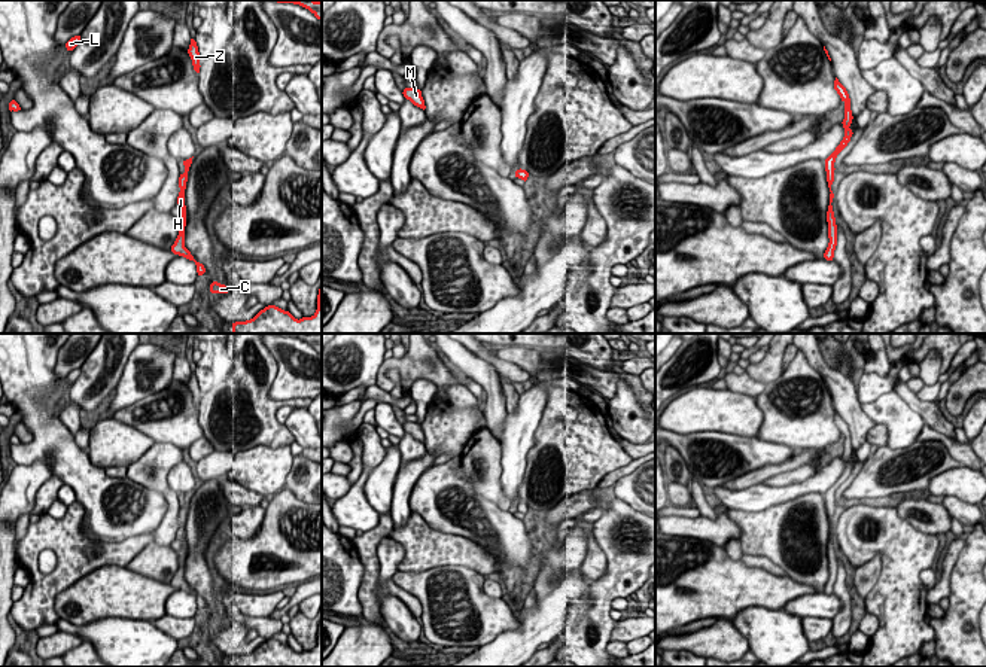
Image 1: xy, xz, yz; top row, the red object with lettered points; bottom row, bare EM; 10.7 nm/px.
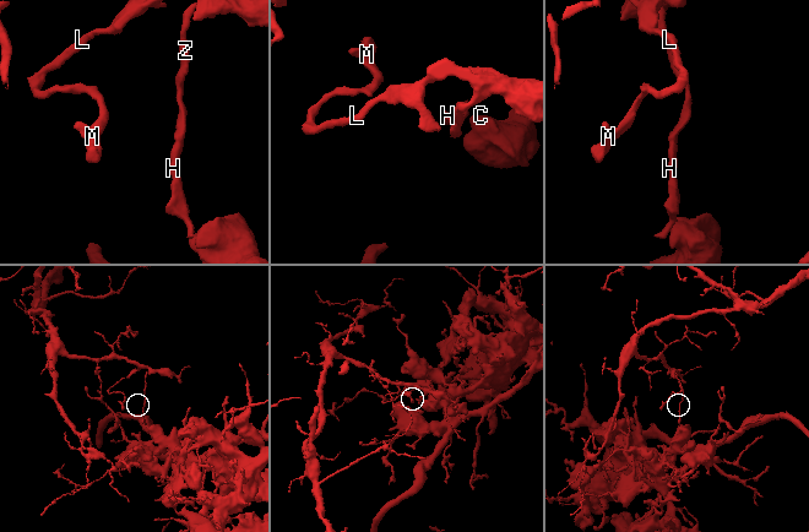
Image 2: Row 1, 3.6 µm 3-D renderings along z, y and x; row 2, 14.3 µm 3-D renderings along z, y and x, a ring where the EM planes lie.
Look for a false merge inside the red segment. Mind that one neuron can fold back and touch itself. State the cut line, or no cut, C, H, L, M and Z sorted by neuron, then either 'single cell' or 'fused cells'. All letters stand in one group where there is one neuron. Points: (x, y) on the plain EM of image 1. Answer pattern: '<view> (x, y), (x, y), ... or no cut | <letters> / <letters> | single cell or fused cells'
yz (825, 495), (833, 498) | C H / L M Z | fused cells

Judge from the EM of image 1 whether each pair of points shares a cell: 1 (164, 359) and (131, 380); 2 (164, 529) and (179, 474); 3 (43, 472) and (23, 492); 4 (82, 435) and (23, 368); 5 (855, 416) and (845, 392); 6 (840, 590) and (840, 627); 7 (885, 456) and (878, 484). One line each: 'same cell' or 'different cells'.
1: same cell
2: different cells
3: same cell
4: different cells
5: same cell
6: same cell
7: same cell

